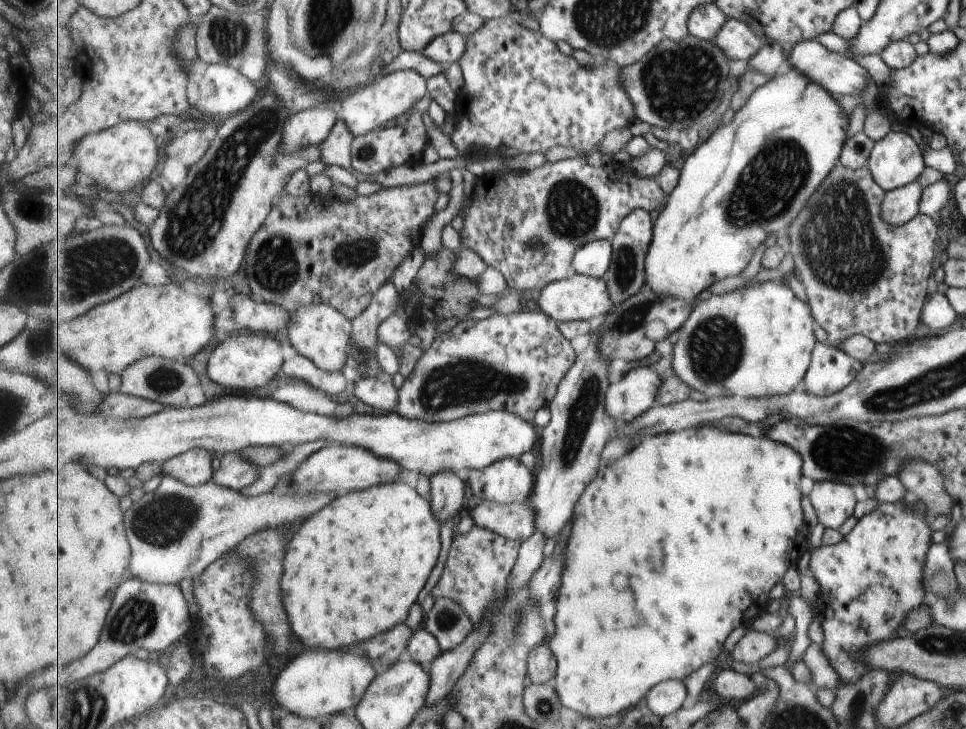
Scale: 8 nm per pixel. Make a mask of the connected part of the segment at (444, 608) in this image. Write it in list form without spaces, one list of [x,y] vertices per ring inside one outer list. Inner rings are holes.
[[[445,597],[436,600],[427,613],[424,626],[438,638],[444,653],[458,648],[472,633],[475,624],[461,604]]]

